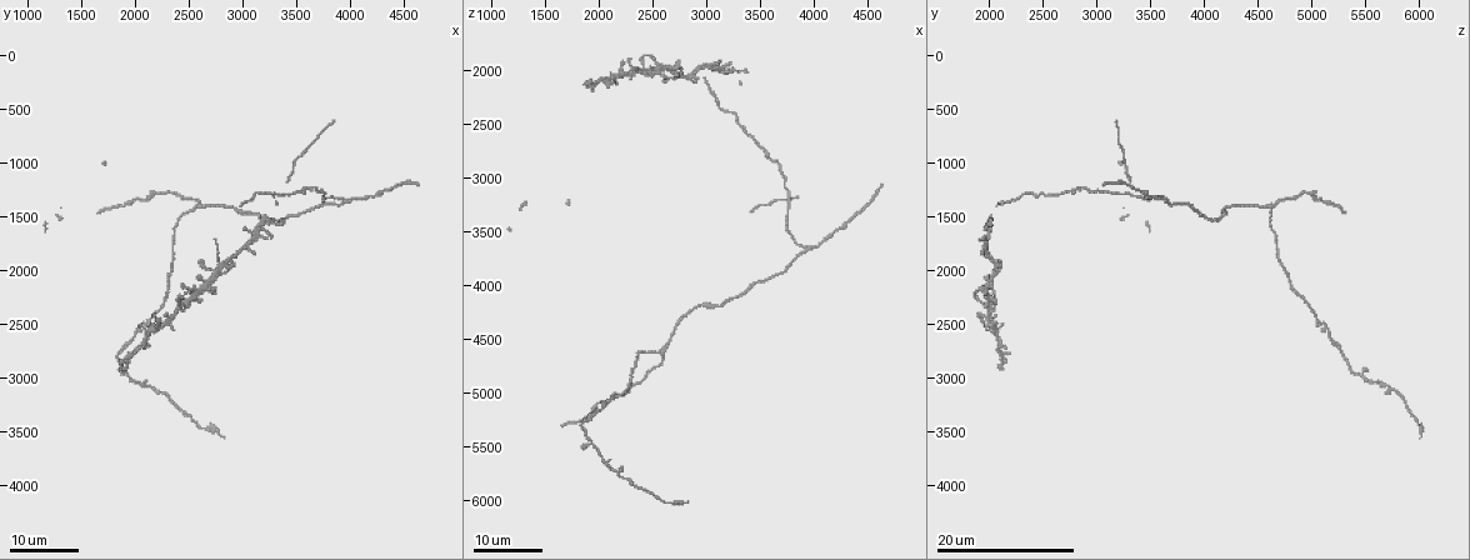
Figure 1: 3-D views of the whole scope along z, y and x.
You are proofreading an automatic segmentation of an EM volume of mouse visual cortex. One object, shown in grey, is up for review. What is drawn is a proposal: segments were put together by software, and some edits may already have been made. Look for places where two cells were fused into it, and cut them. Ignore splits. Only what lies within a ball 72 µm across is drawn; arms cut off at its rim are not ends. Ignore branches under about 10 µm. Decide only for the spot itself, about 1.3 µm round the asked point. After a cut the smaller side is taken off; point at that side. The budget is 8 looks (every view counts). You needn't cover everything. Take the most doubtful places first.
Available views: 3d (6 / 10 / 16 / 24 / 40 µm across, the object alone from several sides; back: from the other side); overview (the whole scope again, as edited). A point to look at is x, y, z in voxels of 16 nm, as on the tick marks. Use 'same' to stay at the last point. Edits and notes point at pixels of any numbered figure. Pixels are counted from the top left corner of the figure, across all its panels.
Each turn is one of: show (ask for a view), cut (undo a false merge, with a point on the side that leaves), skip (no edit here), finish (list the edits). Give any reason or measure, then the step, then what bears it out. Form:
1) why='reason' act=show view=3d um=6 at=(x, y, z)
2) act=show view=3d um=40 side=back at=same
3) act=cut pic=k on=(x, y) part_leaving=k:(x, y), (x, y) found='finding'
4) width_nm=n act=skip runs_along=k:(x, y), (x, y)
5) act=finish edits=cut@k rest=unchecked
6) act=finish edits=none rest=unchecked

why='arms part here' act=show view=3d um=16 at=(3960, 1340, 3680)

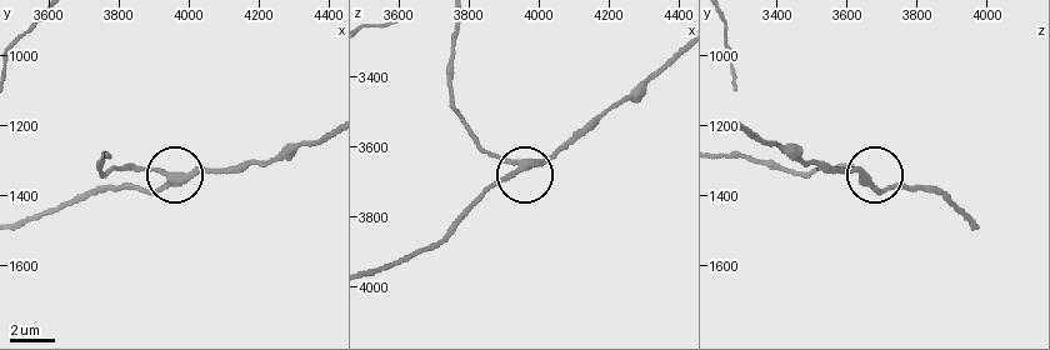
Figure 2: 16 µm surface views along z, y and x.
act=show view=3d um=10 at=(3950, 1370, 3660)

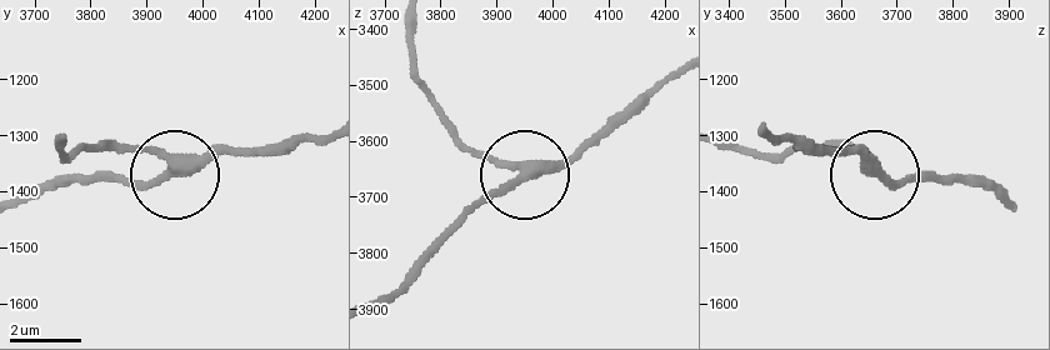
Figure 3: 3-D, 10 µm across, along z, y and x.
width_nm=300 act=skip found='all the same cell'

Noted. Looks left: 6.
act=show view=3d um=24 at=(2580, 1440, 4640)

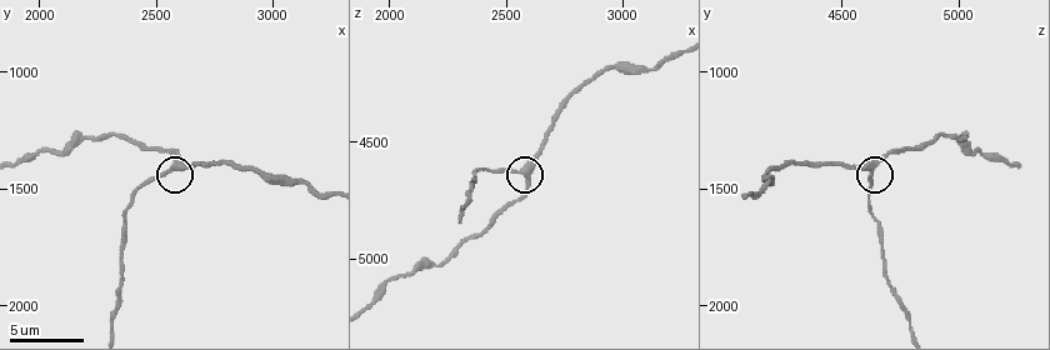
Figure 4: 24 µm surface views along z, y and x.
act=show view=3d um=10 at=(2550, 1410, 4620)

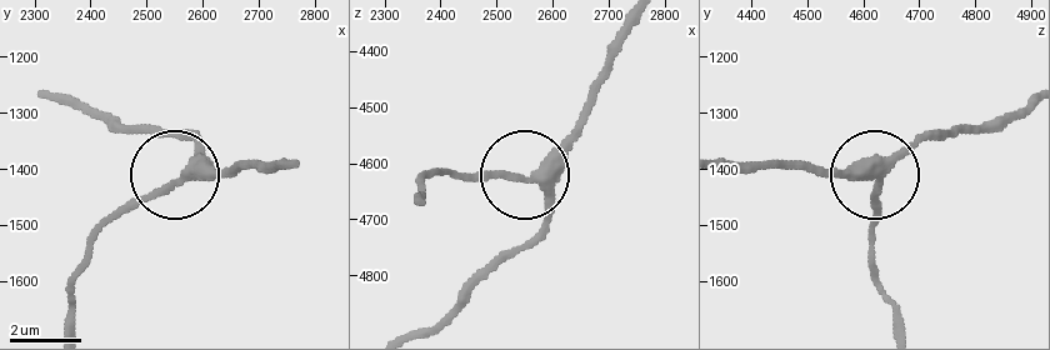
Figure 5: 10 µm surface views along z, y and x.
act=show view=3d um=10 side=back at=(2565, 1420, 4630)

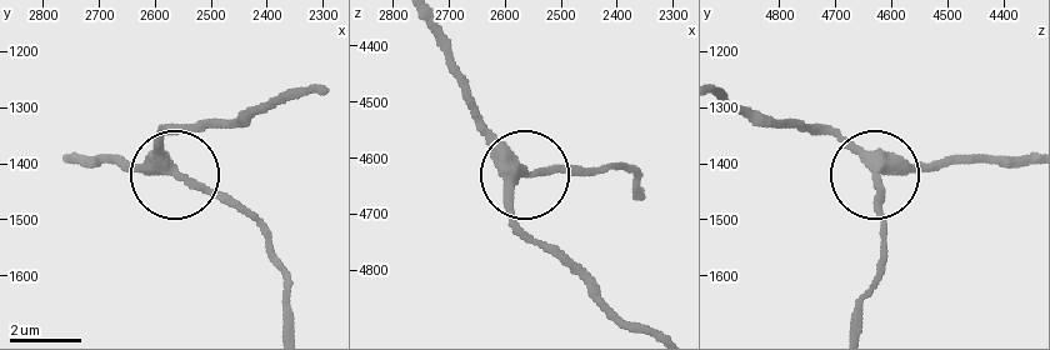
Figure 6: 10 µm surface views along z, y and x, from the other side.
act=skip runs_along=6:(1029, 164), (876, 166), (818, 128) found='one cell here'

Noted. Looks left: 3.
why='thick turns thin' act=show view=3d um=10 at=(2090, 1350, 5060)

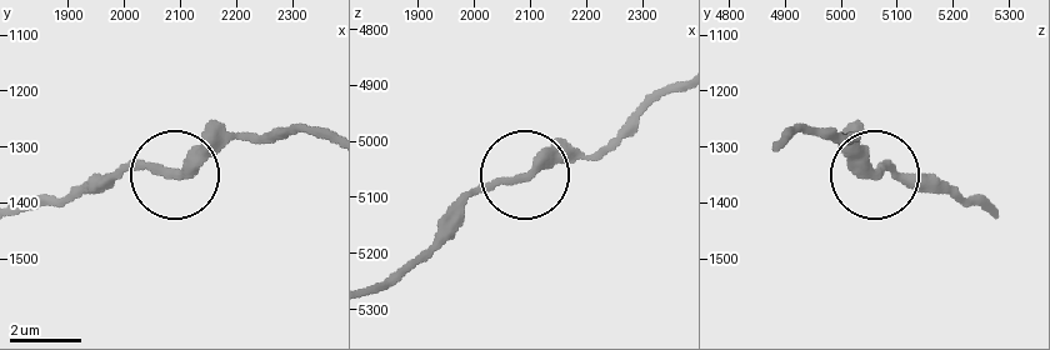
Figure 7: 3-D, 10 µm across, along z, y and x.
width_nm=330 act=skip runs_along=7:(329, 140), (258, 131), (213, 143), (176, 173), (90, 175) found='continuous, no second cell'

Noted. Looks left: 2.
why='three arms meet' act=show view=3d um=16 at=(2020, 3040, 5600)

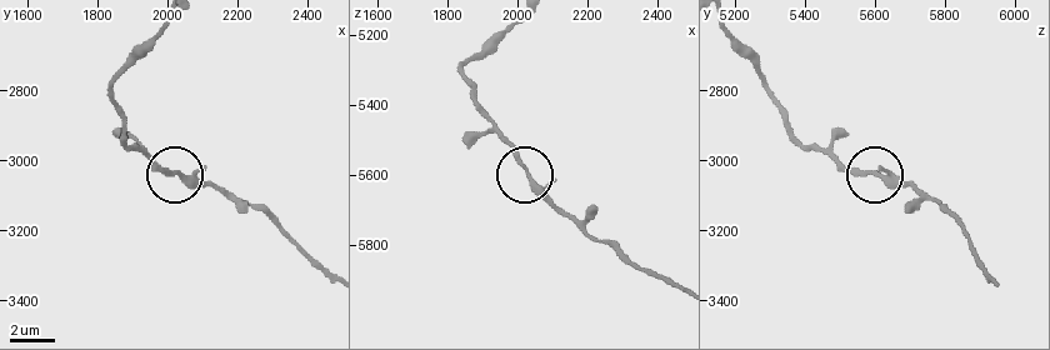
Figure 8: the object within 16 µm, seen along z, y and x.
why='zoom in' act=show view=3d um=10 at=(2040, 3050, 5610)

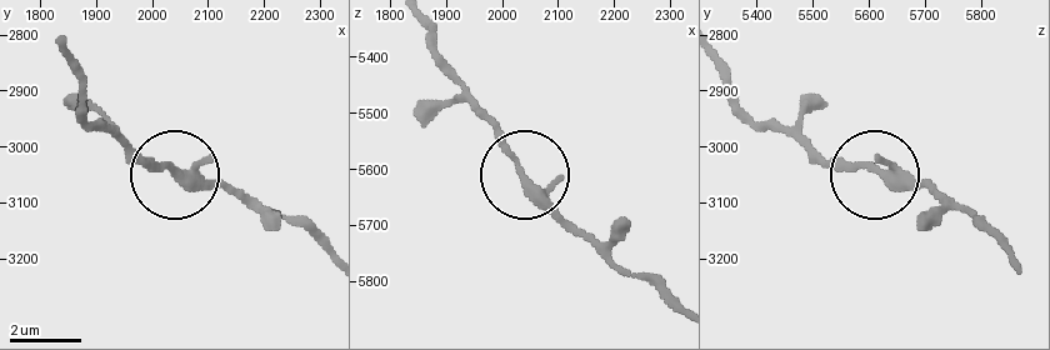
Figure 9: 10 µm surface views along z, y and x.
width_nm=190 act=skip found='one cell here'

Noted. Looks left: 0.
act=finish edits=none rest=unchecked

